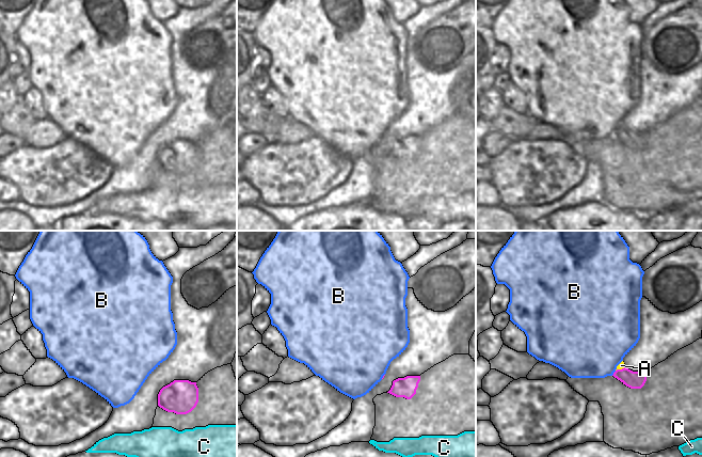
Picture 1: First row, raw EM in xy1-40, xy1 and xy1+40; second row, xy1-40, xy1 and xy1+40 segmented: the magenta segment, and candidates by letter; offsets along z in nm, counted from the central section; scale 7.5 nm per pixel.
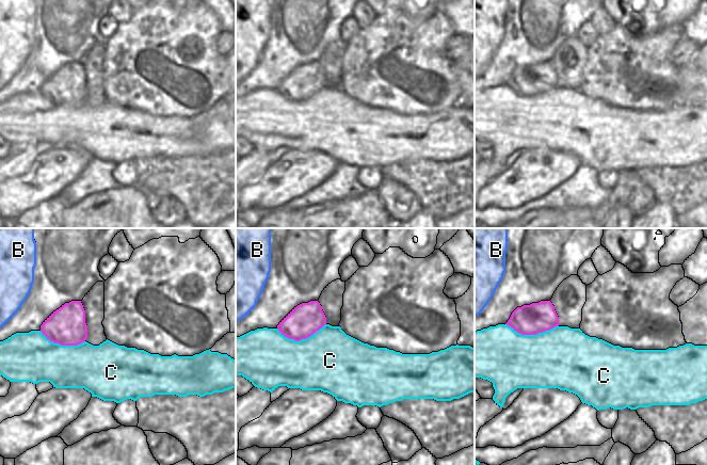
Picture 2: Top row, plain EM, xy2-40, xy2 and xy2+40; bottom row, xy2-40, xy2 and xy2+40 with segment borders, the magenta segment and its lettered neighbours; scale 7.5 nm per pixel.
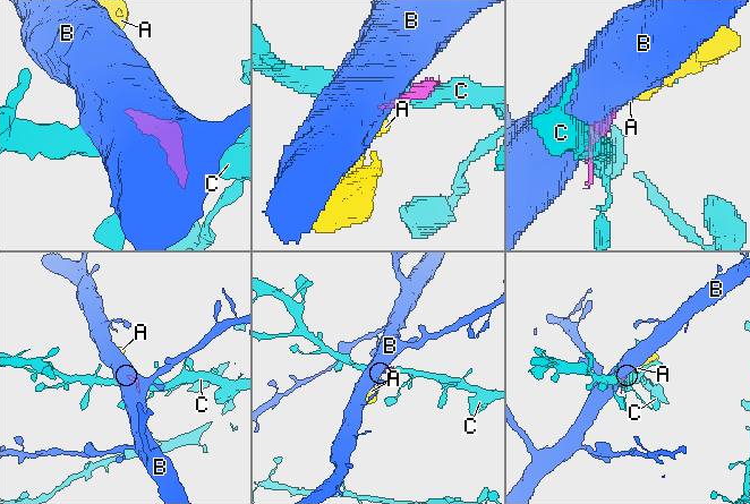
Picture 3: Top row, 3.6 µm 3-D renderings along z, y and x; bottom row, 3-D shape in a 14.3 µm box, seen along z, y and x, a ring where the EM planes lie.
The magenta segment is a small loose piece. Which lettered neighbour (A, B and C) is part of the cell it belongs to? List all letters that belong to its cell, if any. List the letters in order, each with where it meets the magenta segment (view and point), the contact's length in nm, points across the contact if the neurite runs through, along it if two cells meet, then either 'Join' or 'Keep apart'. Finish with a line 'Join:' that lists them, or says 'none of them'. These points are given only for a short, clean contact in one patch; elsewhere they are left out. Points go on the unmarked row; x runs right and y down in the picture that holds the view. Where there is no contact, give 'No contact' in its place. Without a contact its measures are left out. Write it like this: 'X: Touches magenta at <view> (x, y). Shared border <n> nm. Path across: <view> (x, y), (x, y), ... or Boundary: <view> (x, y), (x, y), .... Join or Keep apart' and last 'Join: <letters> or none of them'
A: Touches magenta at xy1+40 (620, 130). Shared border 80 nm. Path across: xy1+40 (632, 140), (620, 130), (621, 126). Join
B: Touches magenta at xy1+40 (613, 134). Shared border 50 nm. Boundary: xy1+40 (616, 131), (611, 136). Keep apart
C: Touches magenta at xy2+40 (532, 95). Shared border 400 nm. Keep apart
Join: A.

